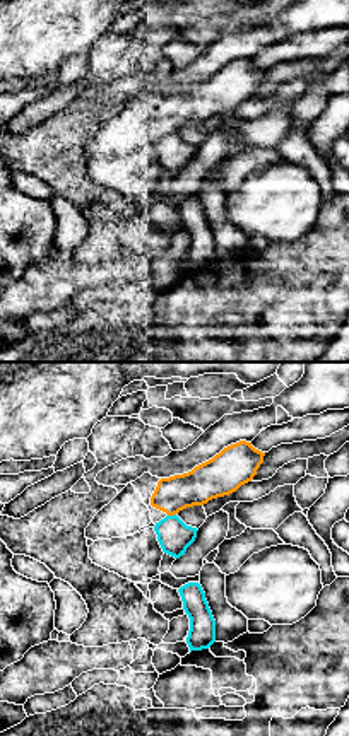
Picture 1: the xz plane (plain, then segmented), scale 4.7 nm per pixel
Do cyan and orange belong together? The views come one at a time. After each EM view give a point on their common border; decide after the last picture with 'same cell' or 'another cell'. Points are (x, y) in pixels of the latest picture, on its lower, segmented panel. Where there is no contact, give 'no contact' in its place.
contact (171, 516)

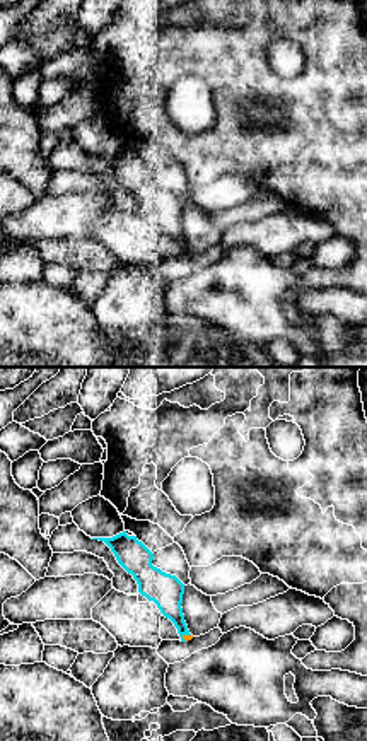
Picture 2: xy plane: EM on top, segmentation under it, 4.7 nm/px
contact (185, 634)

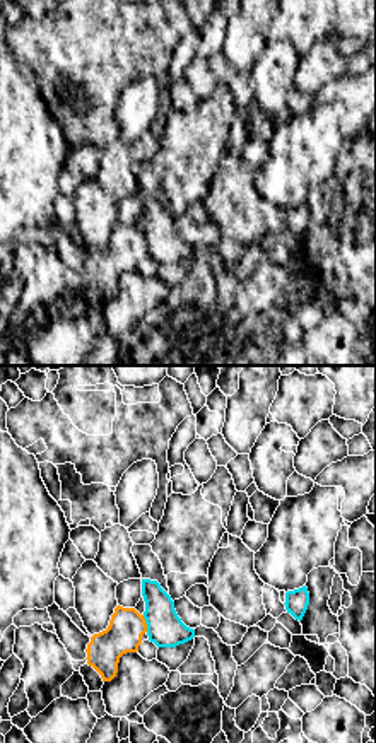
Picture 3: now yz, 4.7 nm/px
contact (146, 622)

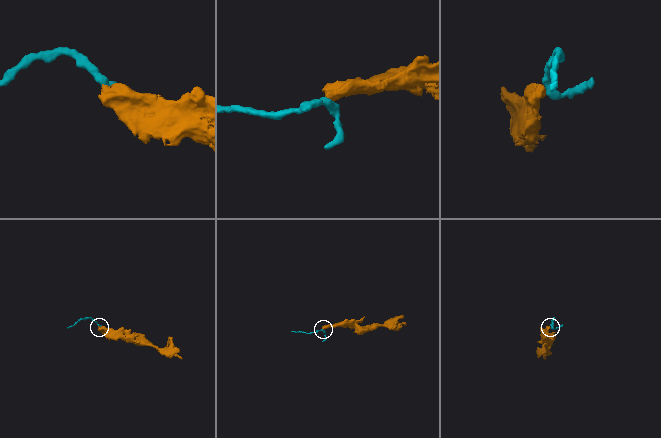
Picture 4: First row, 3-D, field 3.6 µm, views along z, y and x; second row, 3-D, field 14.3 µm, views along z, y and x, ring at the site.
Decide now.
another cell

